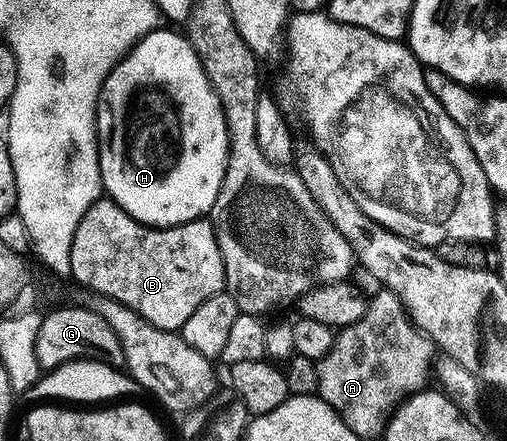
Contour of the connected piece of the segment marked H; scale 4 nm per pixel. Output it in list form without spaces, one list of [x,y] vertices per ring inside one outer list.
[[[155,29],[148,32],[110,70],[110,76],[106,80],[110,83],[110,103],[114,103],[114,143],[110,143],[110,147],[106,147],[106,159],[98,159],[98,164],[102,170],[102,186],[105,194],[115,203],[120,204],[136,222],[151,227],[177,227],[180,223],[209,216],[211,209],[214,208],[214,202],[220,193],[220,185],[224,181],[230,142],[220,97],[216,97],[194,46],[190,44],[189,38],[185,34],[177,35],[174,31],[162,30]]]

